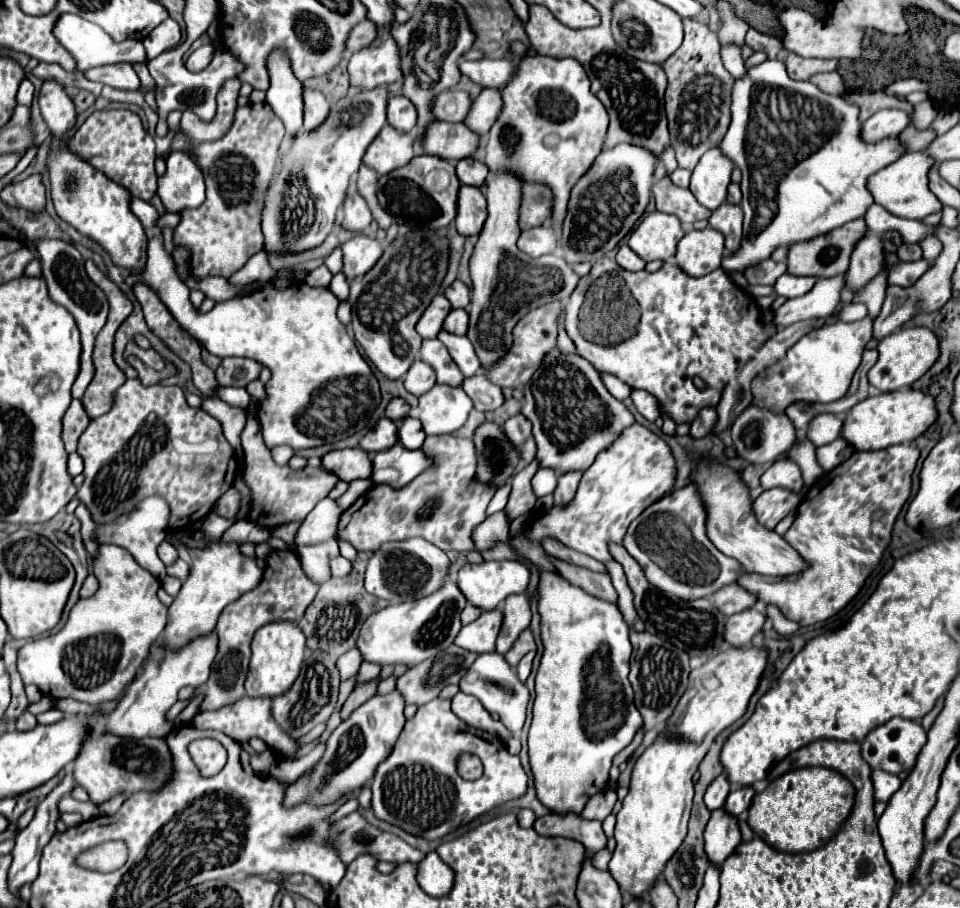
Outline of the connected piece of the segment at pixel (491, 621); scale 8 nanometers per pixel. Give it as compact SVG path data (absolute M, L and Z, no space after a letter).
M500 609L484 611L474 623L464 625L460 629L454 643L458 647L464 647L474 653L490 653L490 651L494 651L494 643L496 643L498 631L502 627L502 619L504 619L504 615Z

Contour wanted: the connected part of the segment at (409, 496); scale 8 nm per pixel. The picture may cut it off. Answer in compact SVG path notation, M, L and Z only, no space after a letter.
M430 435L422 451L432 459L432 467L422 471L402 489L372 485L340 515L334 539L350 543L356 551L378 551L386 541L404 541L410 537L422 537L446 553L472 551L472 531L486 519L486 507L498 485L494 481L476 481L478 455L472 437Z

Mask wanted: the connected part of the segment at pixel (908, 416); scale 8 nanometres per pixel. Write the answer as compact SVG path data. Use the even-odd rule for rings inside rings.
M902 389L894 393L878 393L866 397L848 411L842 427L842 437L860 451L872 451L896 443L910 443L918 435L922 435L936 419L938 419L936 403L924 391Z

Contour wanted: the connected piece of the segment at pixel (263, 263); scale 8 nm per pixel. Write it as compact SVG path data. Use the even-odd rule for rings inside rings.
M260 251L260 253L256 253L256 255L252 255L250 257L250 261L240 269L240 271L236 271L232 277L228 277L228 281L234 285L246 285L246 283L254 283L254 281L258 281L258 279L262 279L262 281L268 281L270 277L274 275L274 271L272 271L272 267L270 267L270 263L268 263L268 257L266 257L266 253L264 251Z

